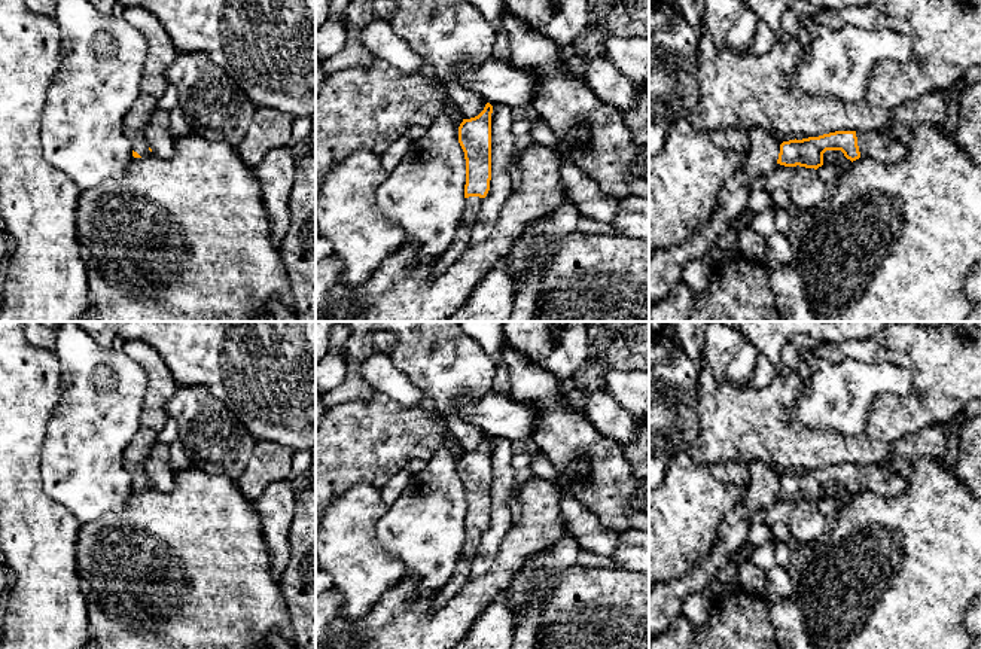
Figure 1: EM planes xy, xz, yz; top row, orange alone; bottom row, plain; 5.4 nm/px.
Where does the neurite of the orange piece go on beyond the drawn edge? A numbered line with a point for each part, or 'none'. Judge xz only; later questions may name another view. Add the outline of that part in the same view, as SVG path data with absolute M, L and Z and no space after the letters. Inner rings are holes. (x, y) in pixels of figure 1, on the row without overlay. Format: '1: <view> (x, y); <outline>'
1: xz (462, 573); M469 530L464 531L464 542L460 549L460 555L456 563L456 569L450 581L438 591L433 600L433 609L441 609L450 601L461 586L470 579L470 569L473 557L479 548L482 531Z

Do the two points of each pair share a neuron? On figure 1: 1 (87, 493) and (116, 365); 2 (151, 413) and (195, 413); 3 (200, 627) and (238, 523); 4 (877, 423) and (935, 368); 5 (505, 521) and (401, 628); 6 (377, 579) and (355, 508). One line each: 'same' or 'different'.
1: same
2: different
3: same
4: same
5: different
6: same

